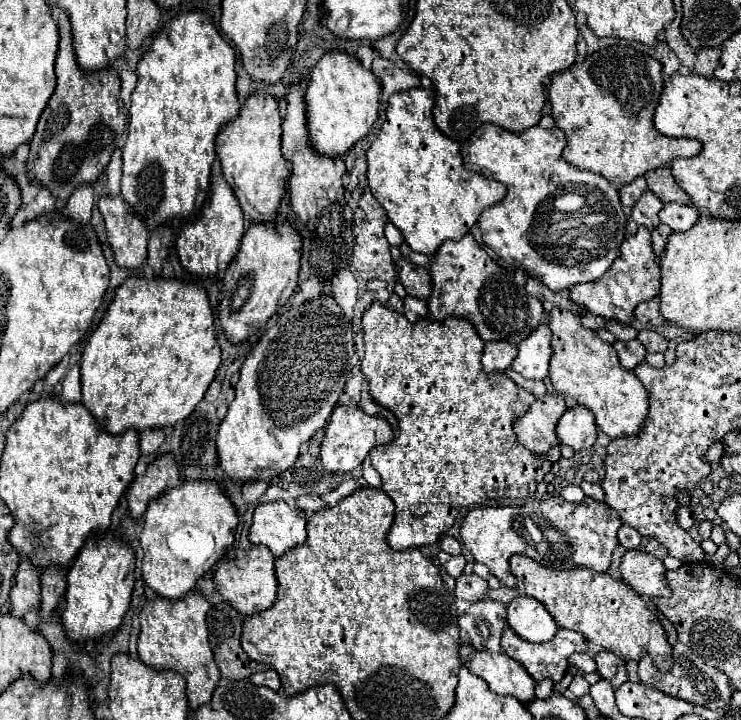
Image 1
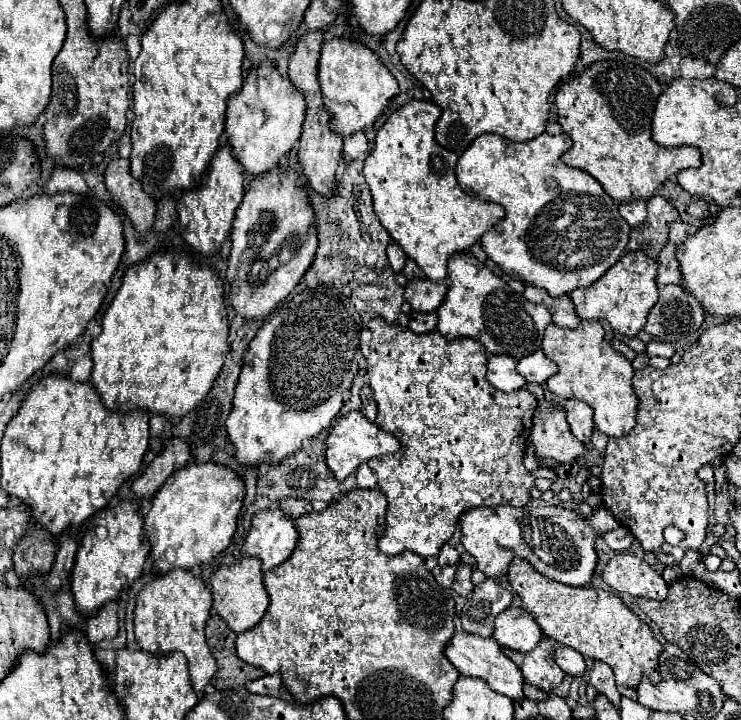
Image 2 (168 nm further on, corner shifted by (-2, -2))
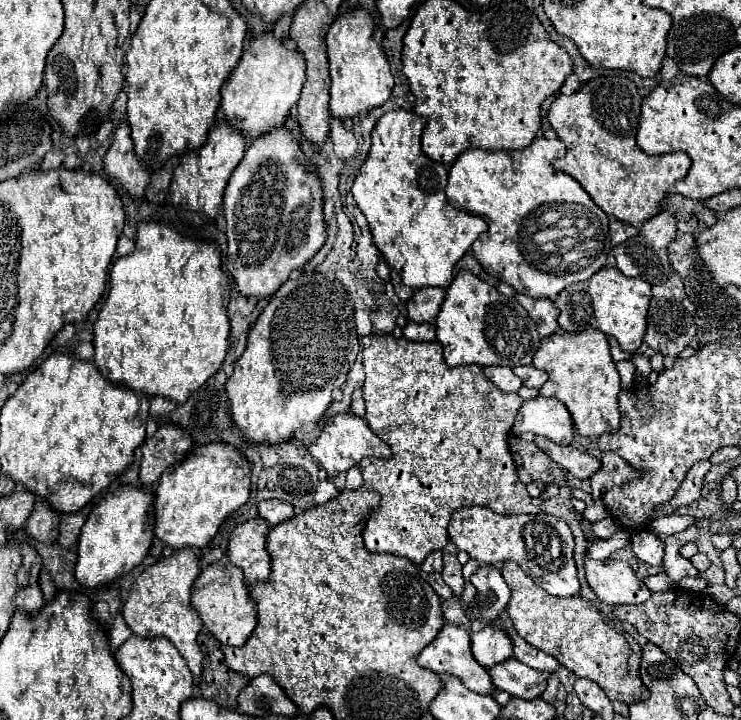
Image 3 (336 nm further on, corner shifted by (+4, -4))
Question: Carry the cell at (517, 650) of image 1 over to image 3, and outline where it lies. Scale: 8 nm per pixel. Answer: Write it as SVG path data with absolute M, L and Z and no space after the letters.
M507 658L505 662L489 668L489 676L493 678L495 688L523 700L533 700L543 694L547 686L547 678L551 674L515 662L515 658Z

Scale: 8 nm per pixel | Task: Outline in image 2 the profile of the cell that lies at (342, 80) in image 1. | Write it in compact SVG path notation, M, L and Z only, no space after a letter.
M333 38L331 42L323 44L317 76L323 104L331 116L329 128L339 136L351 136L373 126L389 100L399 94L397 80L381 64L381 60L363 44L343 38Z

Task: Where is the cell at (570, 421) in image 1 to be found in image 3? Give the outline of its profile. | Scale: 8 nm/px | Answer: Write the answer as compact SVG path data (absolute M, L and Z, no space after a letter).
M537 396L521 404L515 424L515 434L533 432L537 436L545 436L555 444L569 446L573 442L573 420L567 414L567 408L557 398Z

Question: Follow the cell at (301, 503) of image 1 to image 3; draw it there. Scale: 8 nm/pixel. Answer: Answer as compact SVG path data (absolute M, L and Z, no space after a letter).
M263 500L259 502L259 516L269 524L275 526L283 520L293 518L293 506L287 502L277 502L277 500Z

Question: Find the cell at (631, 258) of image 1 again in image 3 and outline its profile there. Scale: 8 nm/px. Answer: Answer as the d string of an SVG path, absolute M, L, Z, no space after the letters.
M601 268L587 282L577 282L567 286L557 298L555 304L561 310L559 328L569 334L595 328L615 338L619 346L635 354L643 342L647 330L647 308L651 302L651 286L643 278L625 278L617 268Z

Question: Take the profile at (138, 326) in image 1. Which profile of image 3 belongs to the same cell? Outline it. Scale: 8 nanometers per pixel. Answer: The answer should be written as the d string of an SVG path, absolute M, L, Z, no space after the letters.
M153 220L141 222L137 226L135 250L117 258L111 268L109 288L93 326L93 362L109 382L129 386L147 396L165 396L181 404L221 368L229 348L227 304L231 300L231 286L221 270L221 250L215 242L199 242L199 238L183 236L175 228Z

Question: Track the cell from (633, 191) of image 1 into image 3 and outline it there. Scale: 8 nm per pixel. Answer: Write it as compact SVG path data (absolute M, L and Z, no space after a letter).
M611 220L609 234L611 234L611 246L615 248L615 246L623 244L627 238L637 236L639 230L635 226L631 226L631 224L625 224L625 222L619 222L619 220Z

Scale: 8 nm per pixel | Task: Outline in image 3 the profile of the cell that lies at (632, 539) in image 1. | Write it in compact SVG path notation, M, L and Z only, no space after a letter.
M609 516L609 518L605 518L605 520L601 520L601 522L593 522L591 524L593 526L593 534L597 536L597 538L601 538L601 540L607 540L607 538L611 538L615 532L617 532L617 522Z

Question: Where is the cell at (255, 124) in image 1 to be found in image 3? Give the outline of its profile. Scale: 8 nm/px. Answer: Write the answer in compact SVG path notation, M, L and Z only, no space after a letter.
M271 32L249 40L239 64L231 70L225 86L221 88L223 118L249 138L257 138L263 132L285 126L285 118L299 100L305 84L305 58L297 46L291 40L267 36L271 36Z

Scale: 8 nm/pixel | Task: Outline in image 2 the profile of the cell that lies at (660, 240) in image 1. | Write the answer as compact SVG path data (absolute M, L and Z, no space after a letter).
M665 244L659 254L659 268L657 268L657 284L681 284L681 272L679 262L675 258L675 248L671 244Z

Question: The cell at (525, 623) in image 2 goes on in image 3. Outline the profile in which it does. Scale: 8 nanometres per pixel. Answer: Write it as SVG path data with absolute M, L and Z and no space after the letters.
M487 626L485 630L471 634L471 652L477 664L491 668L507 658L511 658L511 642L499 626Z

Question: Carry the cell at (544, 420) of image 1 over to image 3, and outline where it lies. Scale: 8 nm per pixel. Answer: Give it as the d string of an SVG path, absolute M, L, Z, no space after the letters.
M535 436L533 442L539 450L549 454L549 458L553 462L557 462L565 472L571 472L579 480L589 480L601 468L599 458L585 454L585 452L579 452L573 446L557 446L551 440L541 438L541 436Z

